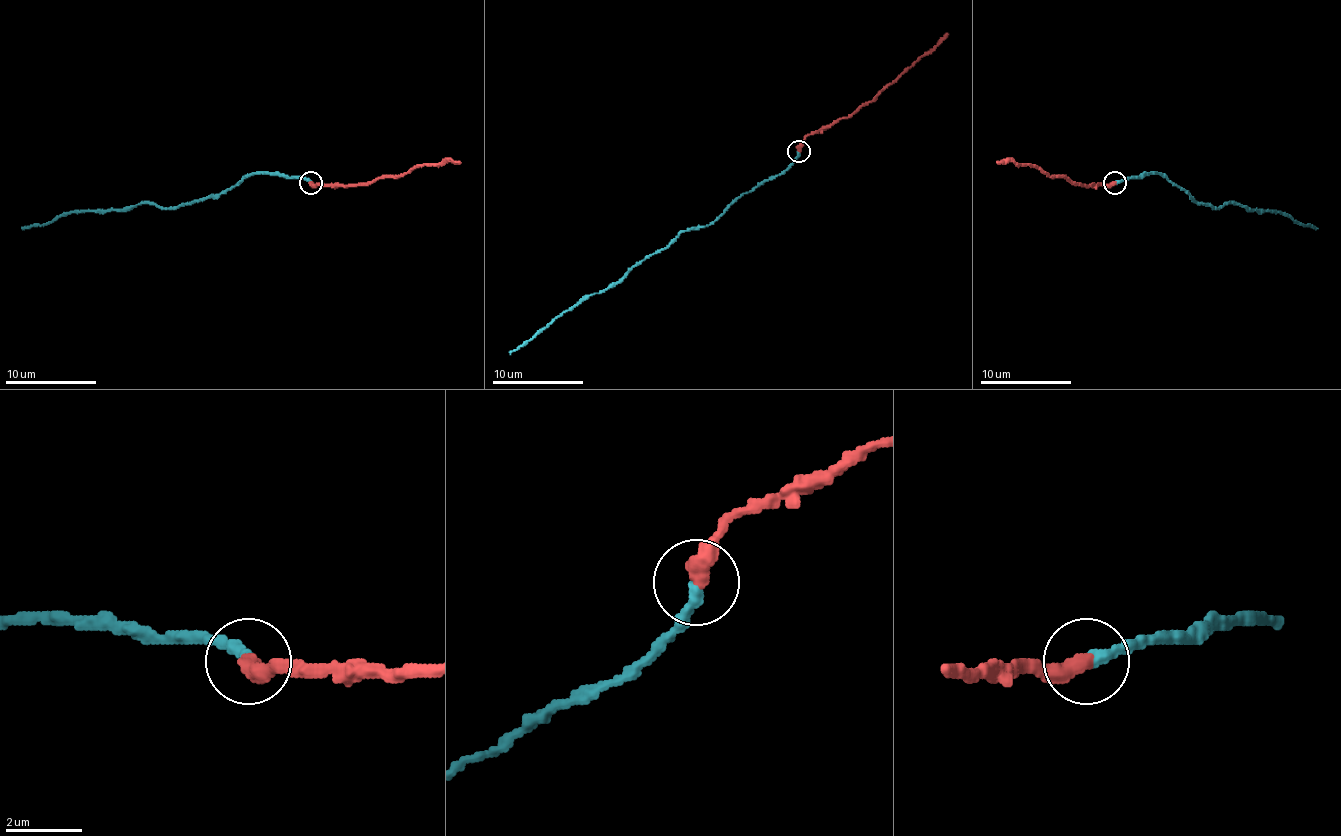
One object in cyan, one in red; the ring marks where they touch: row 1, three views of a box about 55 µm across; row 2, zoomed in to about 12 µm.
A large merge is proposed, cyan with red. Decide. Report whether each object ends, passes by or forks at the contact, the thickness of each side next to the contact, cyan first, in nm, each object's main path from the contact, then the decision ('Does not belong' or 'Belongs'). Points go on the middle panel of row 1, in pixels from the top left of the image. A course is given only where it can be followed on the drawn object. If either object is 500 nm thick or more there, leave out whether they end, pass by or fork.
At the ring cyan ends. At the ring red ends. Thickness 320 nm (cyan) against 440 nm. Course of cyan: (798, 151), (780, 174), (764, 179), (734, 199), (705, 226), (680, 231), (605, 290), (584, 295), (509, 354). Course of red: (798, 151), (807, 136), (852, 115), (948, 33). Belongs

